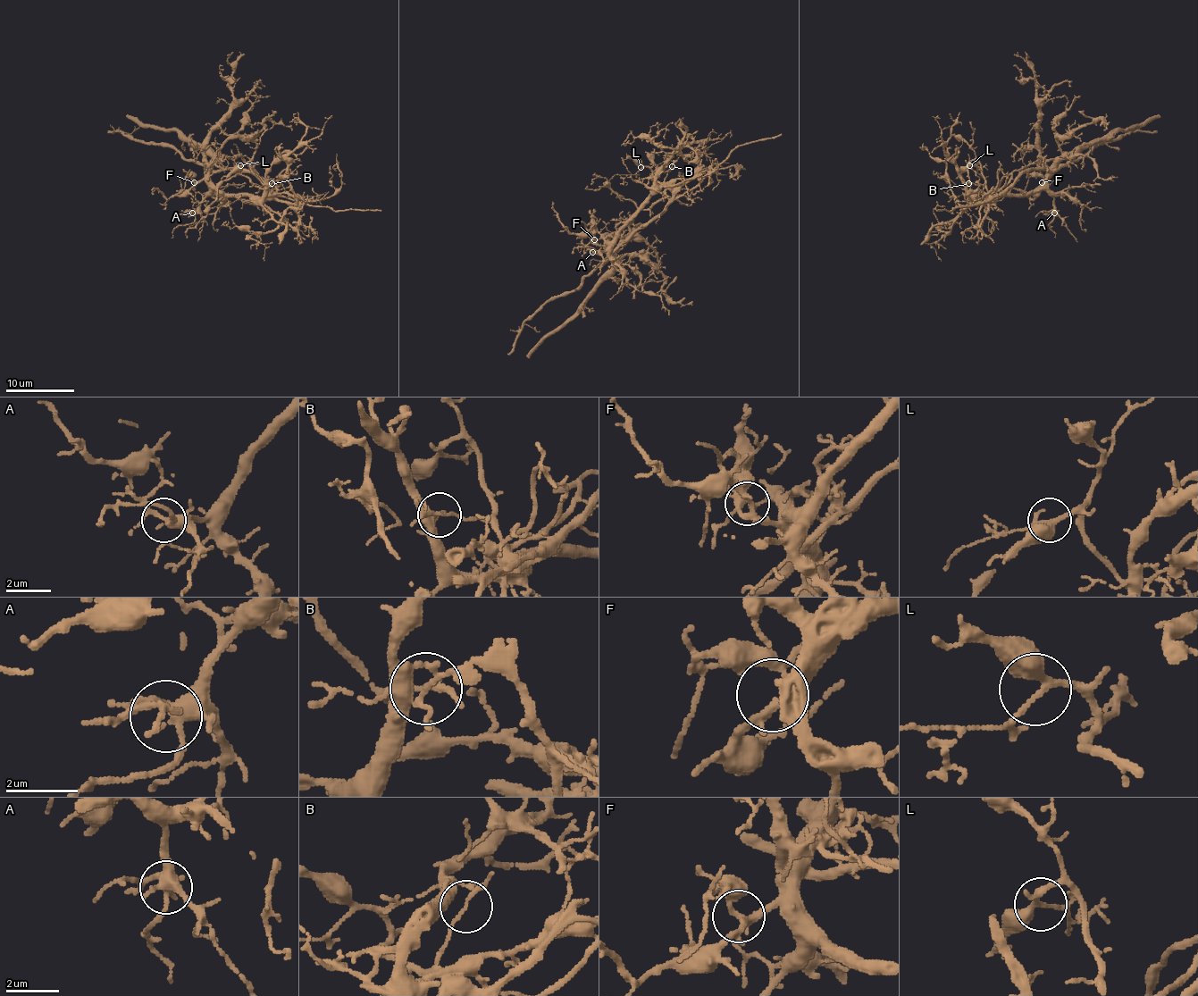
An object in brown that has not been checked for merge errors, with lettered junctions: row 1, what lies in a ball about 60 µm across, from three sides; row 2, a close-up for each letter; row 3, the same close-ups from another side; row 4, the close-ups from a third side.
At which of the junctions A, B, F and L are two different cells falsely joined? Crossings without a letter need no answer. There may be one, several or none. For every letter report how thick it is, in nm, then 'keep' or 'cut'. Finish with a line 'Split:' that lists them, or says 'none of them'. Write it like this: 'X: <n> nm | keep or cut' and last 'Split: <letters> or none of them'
A: 340 nm | keep
B: 100 nm | cut
F: 220 nm | keep
L: 240 nm | keep
Split: B

